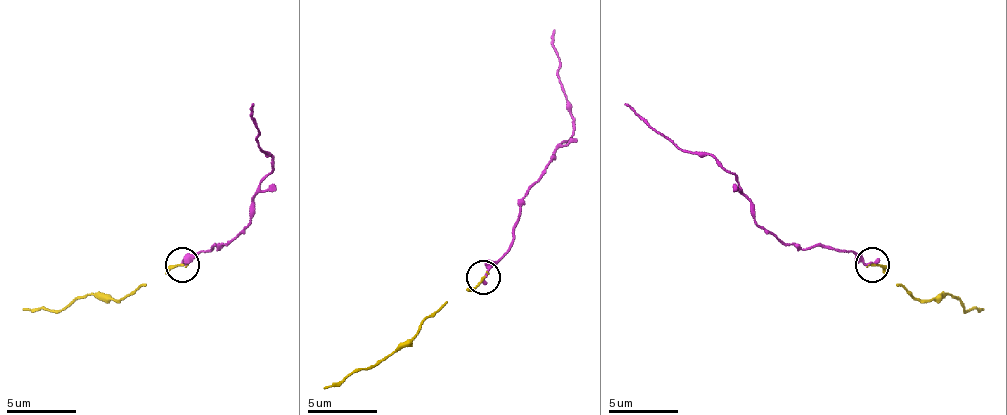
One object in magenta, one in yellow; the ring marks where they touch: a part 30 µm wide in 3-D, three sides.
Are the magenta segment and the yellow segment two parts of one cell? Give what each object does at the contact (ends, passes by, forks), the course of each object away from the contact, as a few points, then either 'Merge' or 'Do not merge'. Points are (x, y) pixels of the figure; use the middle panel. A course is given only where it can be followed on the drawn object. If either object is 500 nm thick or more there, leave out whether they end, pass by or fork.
At the ring magenta ends. At the ring yellow ends. Course of magenta: (482, 276), (510, 248), (527, 189), (551, 162), (551, 155), (572, 134), (572, 117), (551, 30). Course of yellow: (482, 276), (389, 356), (323, 387). Merge

